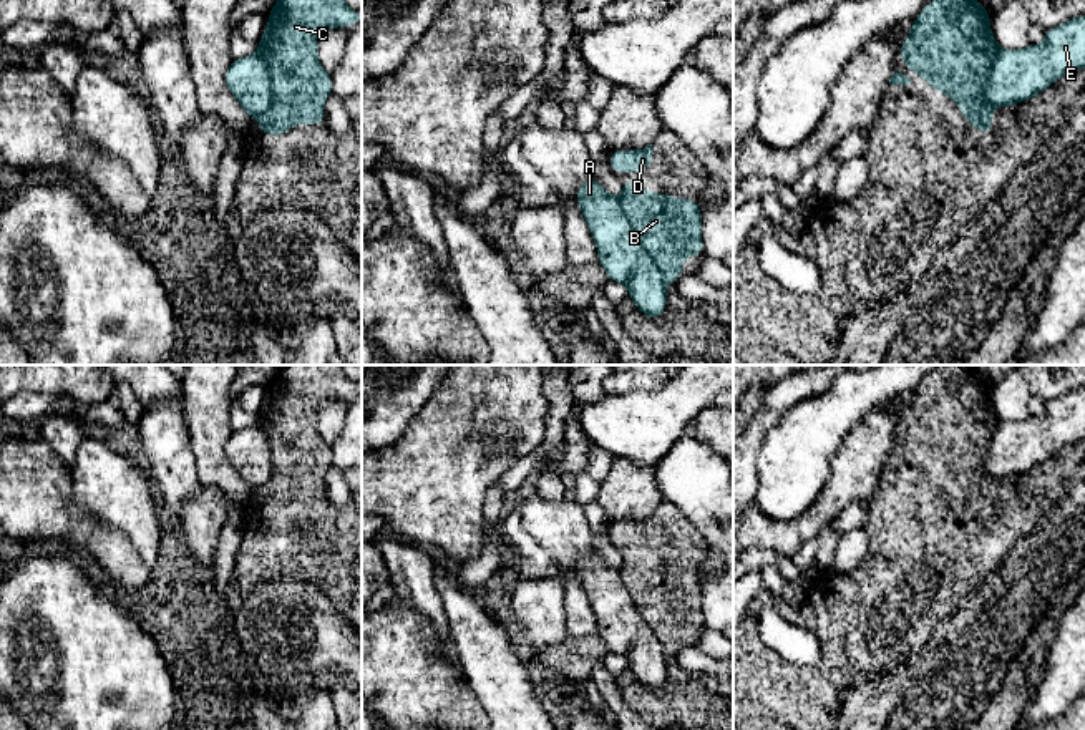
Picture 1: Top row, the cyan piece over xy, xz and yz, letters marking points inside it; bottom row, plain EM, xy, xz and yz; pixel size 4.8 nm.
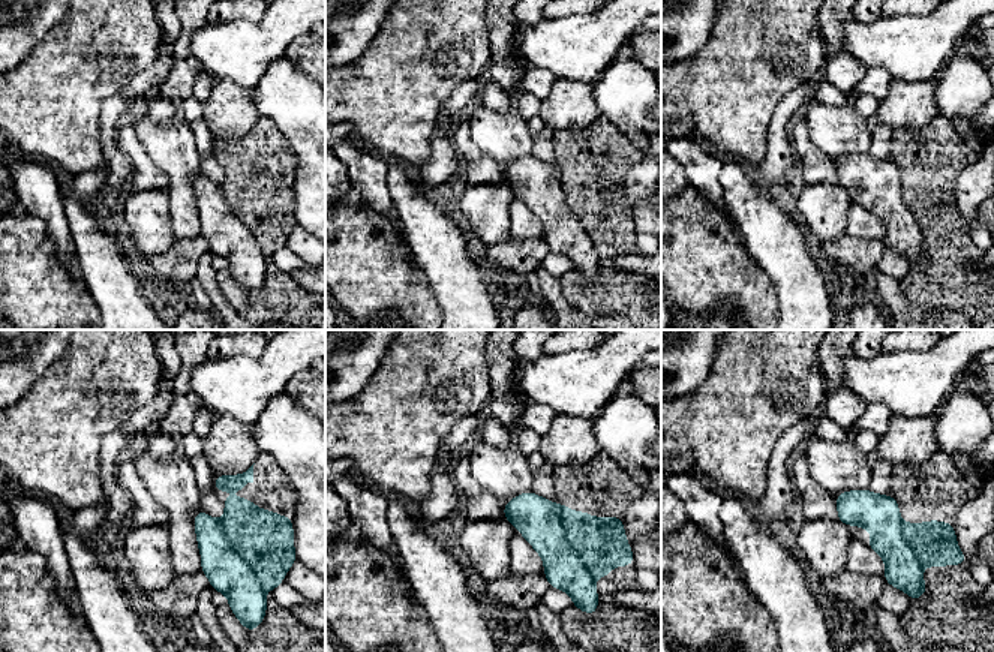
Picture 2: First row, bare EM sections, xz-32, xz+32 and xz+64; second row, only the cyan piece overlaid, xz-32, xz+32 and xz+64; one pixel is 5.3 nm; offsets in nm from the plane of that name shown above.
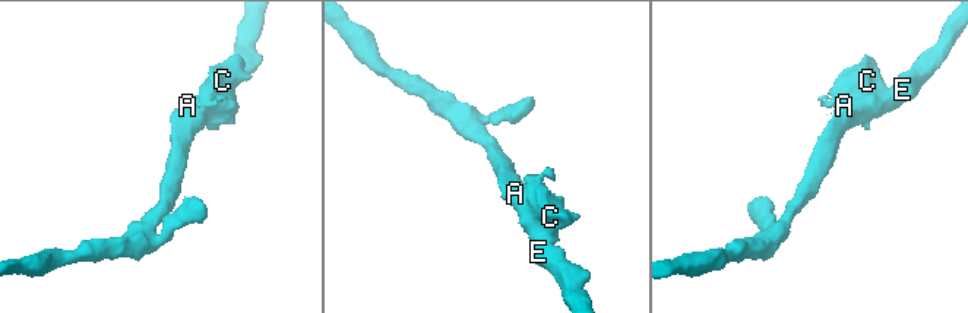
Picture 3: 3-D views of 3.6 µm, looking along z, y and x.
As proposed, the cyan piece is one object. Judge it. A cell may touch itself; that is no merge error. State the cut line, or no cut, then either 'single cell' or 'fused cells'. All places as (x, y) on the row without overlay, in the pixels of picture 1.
cut xz (619, 571), (631, 603), (664, 649); fused cells

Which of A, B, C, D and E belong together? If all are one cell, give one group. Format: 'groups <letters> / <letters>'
groups A E / B C D

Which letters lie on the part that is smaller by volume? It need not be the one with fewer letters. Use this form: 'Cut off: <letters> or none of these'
Cut off: B, C, D

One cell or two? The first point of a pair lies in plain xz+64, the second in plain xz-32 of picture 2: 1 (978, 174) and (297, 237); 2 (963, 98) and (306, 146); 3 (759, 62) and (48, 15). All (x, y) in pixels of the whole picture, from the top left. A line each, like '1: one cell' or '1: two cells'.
1: one cell
2: one cell
3: two cells

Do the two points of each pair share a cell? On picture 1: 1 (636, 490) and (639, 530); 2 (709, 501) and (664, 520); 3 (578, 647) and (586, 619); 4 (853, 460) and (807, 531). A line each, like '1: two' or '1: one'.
1: two
2: two
3: two
4: one

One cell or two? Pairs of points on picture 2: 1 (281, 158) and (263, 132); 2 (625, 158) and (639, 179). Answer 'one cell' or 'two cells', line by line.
1: one cell
2: two cells

